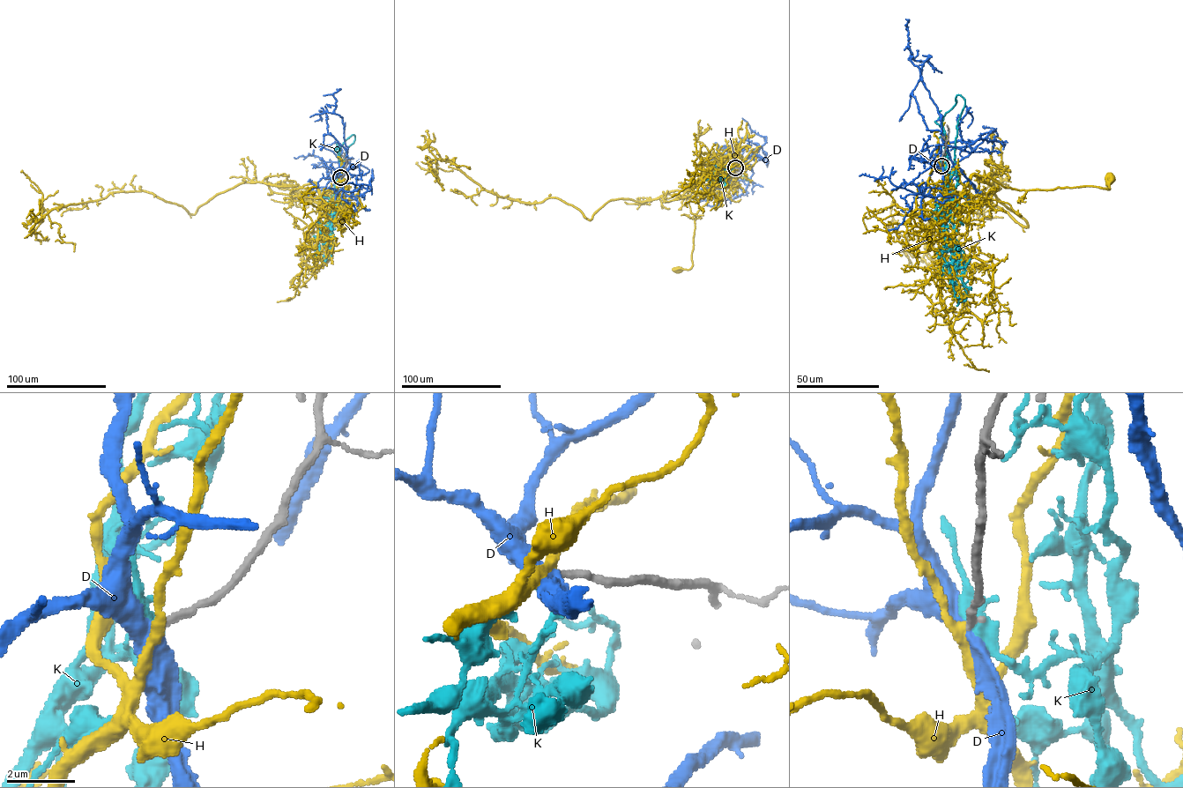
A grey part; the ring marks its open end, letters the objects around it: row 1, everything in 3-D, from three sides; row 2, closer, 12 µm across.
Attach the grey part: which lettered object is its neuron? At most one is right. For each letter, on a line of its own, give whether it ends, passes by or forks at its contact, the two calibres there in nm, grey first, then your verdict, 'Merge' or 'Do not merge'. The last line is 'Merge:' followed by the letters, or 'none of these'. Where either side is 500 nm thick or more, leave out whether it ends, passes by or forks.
D: It passes by. Thickness 240 nm (grey) against 460 nm. Do not merge
H: It passes by. Thickness 240 nm (grey) against 280 nm. Merge
K: It passes by. Thickness 240 nm (grey) against 480 nm. Do not merge
Merge: H

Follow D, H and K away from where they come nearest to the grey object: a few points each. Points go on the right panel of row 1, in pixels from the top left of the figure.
D: (941, 166), (942, 196), (970, 200), (976, 195), (953, 162), (936, 105), (919, 69), (910, 60), (905, 18)
H: (941, 166), (946, 199), (958, 214), (956, 202), (972, 175), (990, 176), (1020, 189), (1109, 189), (1108, 178)
K: (941, 166), (948, 168), (950, 205), (946, 231), (958, 250), (948, 274), (954, 296), (961, 298)

